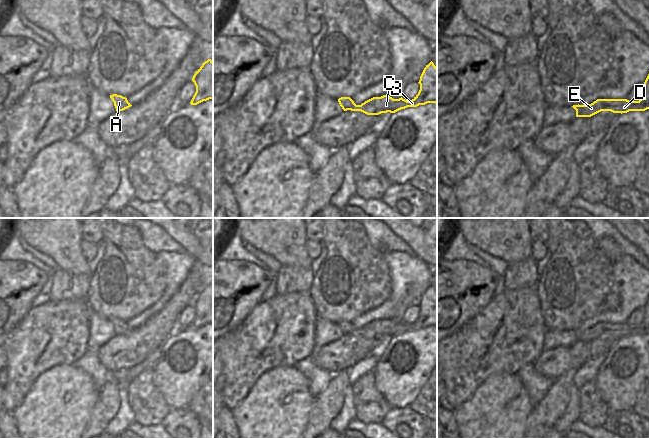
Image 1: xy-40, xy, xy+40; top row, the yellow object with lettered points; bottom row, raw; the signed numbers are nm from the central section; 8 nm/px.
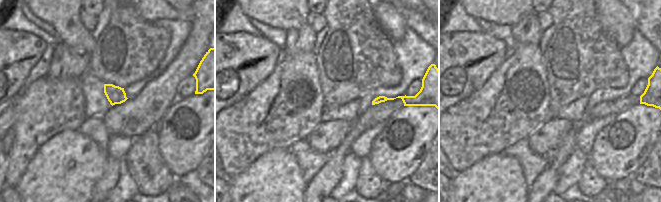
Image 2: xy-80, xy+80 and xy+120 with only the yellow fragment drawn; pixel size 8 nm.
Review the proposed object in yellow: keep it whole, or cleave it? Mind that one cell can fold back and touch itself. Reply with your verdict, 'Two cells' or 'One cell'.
One cell.

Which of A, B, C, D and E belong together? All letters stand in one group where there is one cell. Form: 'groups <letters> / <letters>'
groups A B C D E

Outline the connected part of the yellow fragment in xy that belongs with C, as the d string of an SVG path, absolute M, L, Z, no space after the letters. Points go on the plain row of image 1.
M432 285L424 292L418 307L420 308L420 314L411 325L402 321L393 323L389 319L383 319L373 321L361 329L356 329L350 321L341 321L338 326L344 335L361 335L367 339L395 337L407 331L417 331L427 327L437 328L437 291Z

